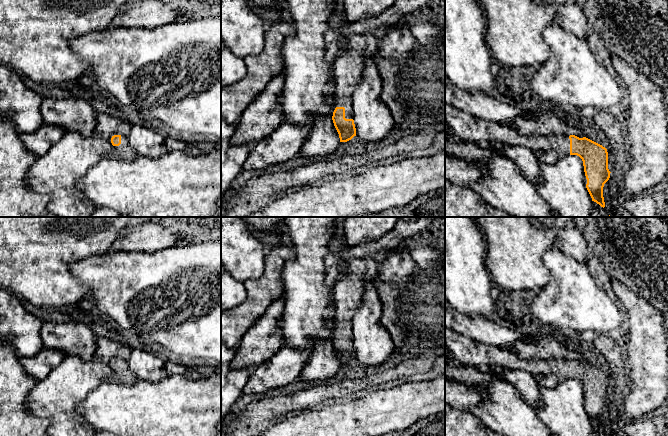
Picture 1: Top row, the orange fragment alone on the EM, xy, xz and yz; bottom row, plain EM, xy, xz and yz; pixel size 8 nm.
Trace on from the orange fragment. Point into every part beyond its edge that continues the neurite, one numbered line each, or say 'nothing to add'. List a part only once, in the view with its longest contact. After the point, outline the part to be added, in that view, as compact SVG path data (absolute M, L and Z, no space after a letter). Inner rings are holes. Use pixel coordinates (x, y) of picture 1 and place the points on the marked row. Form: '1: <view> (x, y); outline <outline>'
1: xz (348, 65); outline M333 10L329 24L346 41L332 63L336 82L335 108L344 107L345 118L353 119L353 92L361 79L364 59L374 57L379 40L370 32L352 32L352 23L348 21L346 14L336 10Z

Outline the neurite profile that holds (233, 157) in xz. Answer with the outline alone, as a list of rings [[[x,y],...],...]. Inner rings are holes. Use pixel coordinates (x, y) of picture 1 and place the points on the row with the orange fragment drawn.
[[[221,119],[221,197],[229,190],[238,175],[243,172],[243,164],[252,146],[230,144],[236,126]]]

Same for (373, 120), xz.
[[[365,58],[361,79],[352,97],[353,120],[356,128],[356,135],[363,142],[382,141],[395,127],[390,108],[381,98],[383,82],[377,68],[377,64],[372,58]]]

